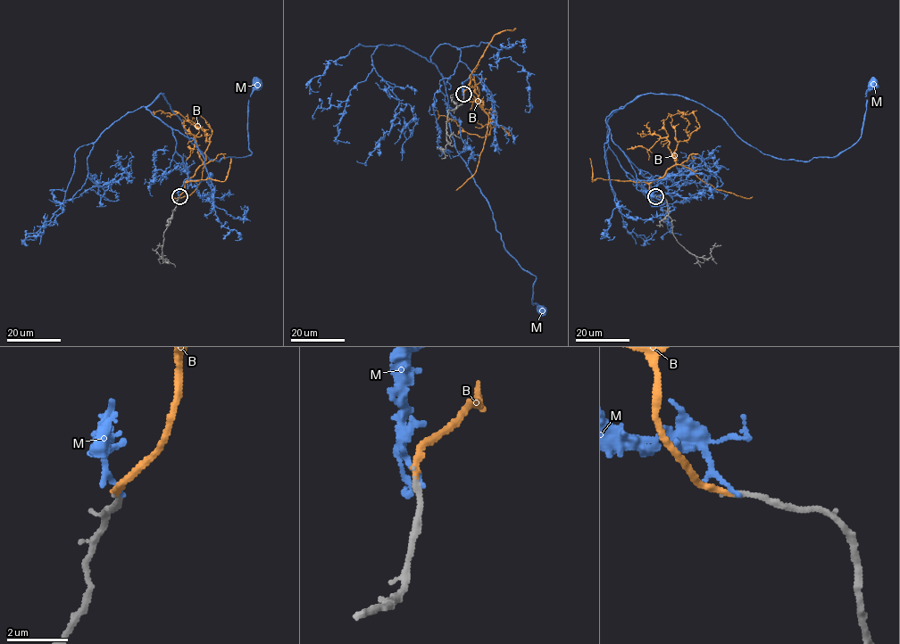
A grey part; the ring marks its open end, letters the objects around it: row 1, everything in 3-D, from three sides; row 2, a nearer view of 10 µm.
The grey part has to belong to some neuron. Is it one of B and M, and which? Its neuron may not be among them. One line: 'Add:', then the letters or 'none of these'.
Add: B

